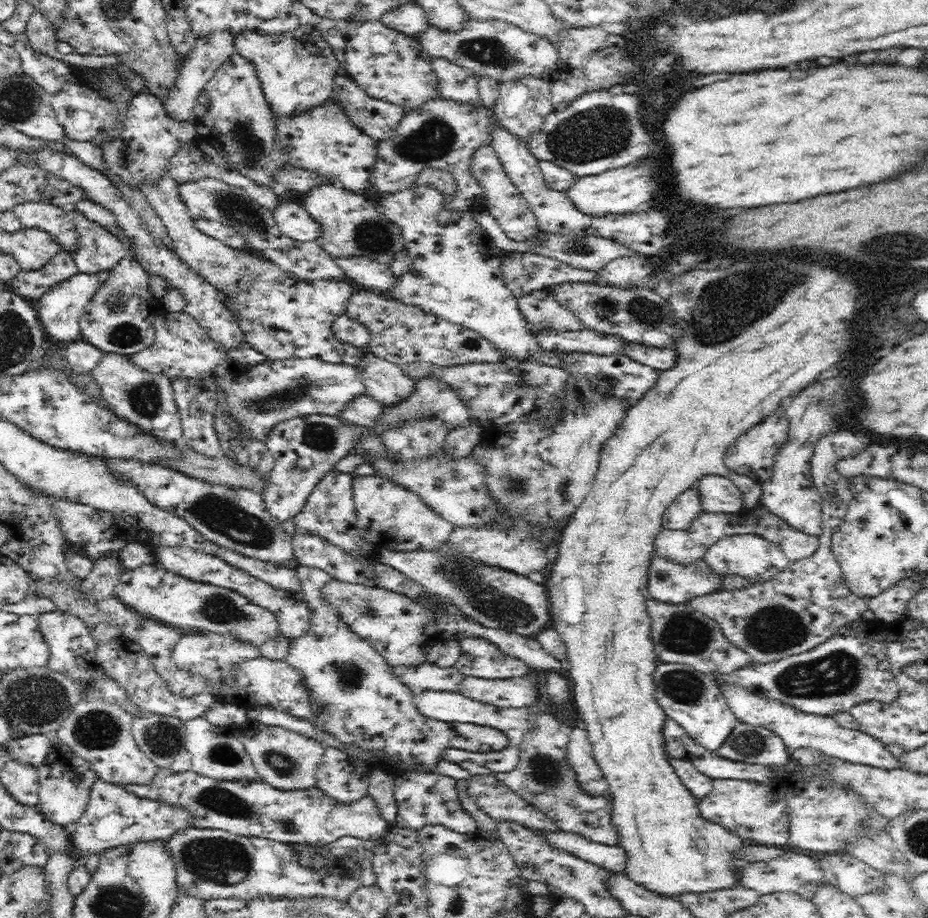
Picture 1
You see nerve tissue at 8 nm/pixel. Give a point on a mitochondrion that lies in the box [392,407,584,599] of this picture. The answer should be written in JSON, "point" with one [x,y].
{"point":[514,486]}

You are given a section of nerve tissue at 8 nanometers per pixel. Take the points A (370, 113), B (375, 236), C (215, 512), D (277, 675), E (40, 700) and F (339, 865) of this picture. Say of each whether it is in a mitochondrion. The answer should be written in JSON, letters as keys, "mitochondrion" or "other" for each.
{"A":"other","B":"mitochondrion","C":"mitochondrion","D":"other","E":"mitochondrion","F":"other"}

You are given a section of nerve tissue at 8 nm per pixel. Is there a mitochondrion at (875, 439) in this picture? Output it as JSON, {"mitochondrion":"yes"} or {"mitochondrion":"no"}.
{"mitochondrion":"no"}

